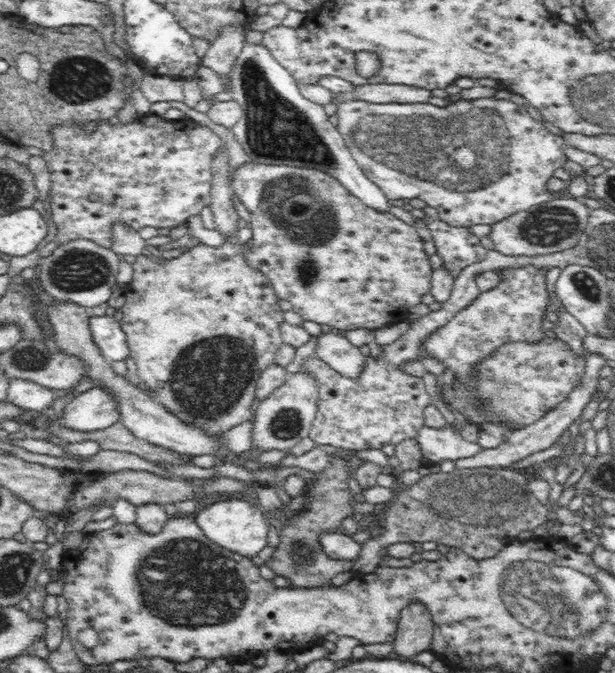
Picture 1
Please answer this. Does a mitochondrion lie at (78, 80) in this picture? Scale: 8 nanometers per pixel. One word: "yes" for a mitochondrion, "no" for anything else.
yes

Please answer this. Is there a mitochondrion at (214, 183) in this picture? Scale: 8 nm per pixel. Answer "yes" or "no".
no

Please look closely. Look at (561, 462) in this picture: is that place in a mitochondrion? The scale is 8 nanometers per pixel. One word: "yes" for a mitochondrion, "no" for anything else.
no

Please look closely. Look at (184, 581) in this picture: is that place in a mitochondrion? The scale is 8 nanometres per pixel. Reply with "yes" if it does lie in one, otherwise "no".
yes

